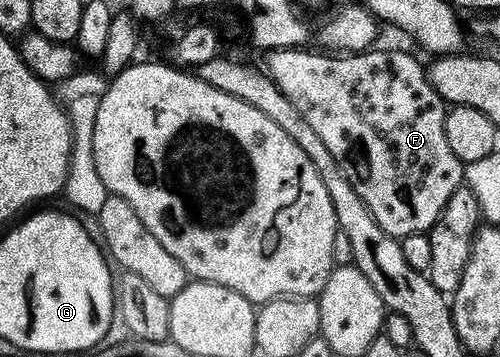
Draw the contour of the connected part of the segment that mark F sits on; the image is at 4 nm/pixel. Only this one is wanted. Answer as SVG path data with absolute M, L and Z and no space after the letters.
M308 47L274 49L267 54L266 72L268 78L278 87L278 91L282 91L282 95L286 95L286 99L290 99L290 103L294 103L294 107L298 107L298 111L302 111L302 115L306 115L306 123L310 123L310 127L314 127L314 132L322 138L322 143L326 143L326 148L330 150L330 155L334 155L334 159L338 159L338 167L342 167L346 179L350 179L350 187L354 187L354 191L358 191L358 199L362 199L362 203L366 203L366 207L370 207L370 215L374 215L378 227L382 227L382 231L386 231L391 237L402 239L406 235L427 233L432 228L442 207L446 207L446 199L450 199L450 195L454 195L456 188L465 180L464 165L458 159L458 155L454 155L454 151L450 151L450 143L446 143L446 127L444 126L446 103L440 98L438 91L434 91L426 72L425 62L420 62L418 58L411 57L410 54L403 53L400 49L380 48L373 47L363 53L347 55L329 55L324 51L311 53L311 48Z

